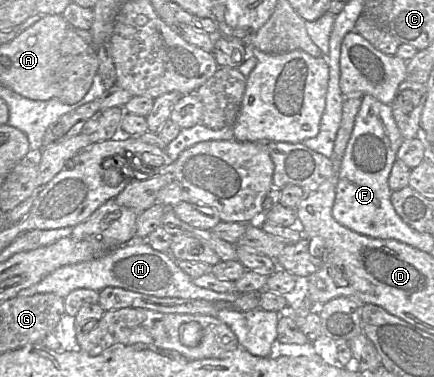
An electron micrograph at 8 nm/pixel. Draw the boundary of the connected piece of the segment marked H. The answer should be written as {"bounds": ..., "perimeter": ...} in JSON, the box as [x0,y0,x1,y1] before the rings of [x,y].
{"bounds":[17,241,240,302],"perimeter":[[[135,241],[98,258],[60,267],[37,284],[21,290],[17,297],[53,293],[65,298],[77,289],[101,291],[106,287],[120,287],[156,297],[203,299],[211,302],[232,302],[240,295],[238,292],[216,292],[195,285],[193,279],[178,266],[170,253],[155,250],[146,241]]]}

